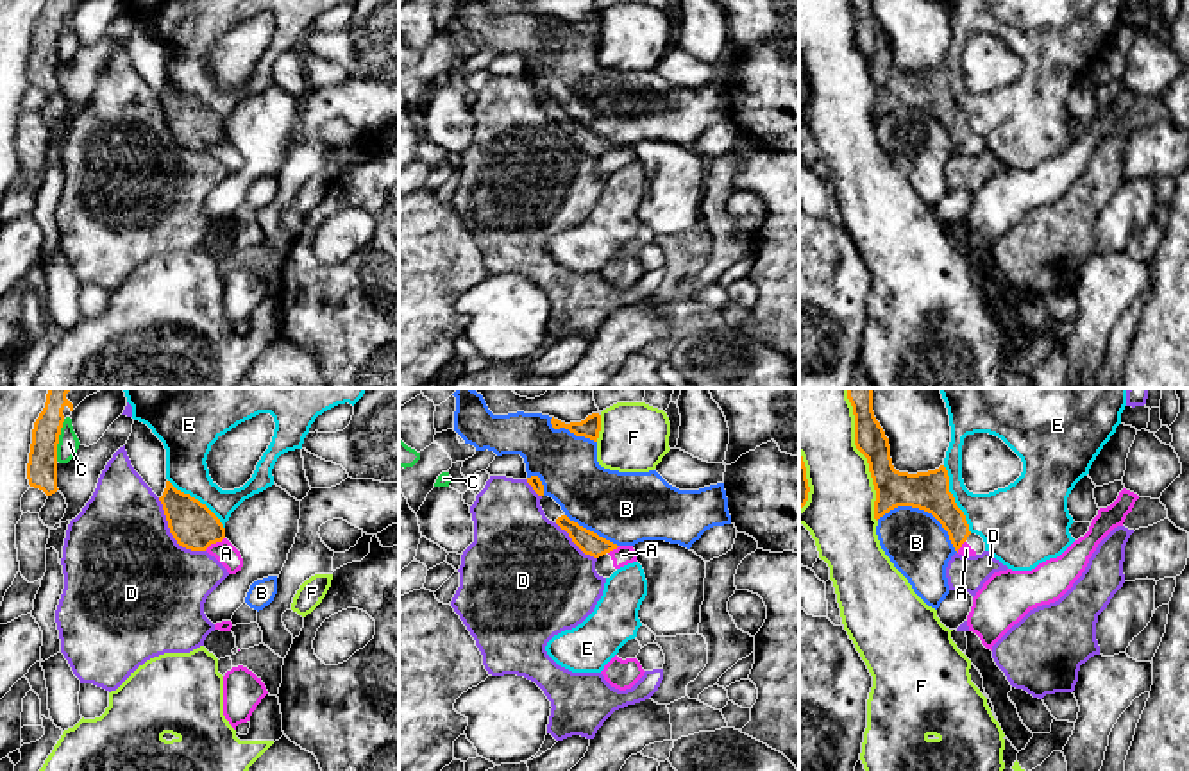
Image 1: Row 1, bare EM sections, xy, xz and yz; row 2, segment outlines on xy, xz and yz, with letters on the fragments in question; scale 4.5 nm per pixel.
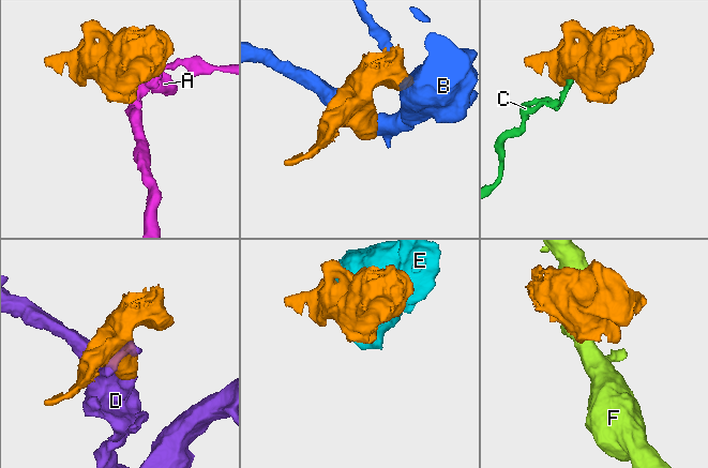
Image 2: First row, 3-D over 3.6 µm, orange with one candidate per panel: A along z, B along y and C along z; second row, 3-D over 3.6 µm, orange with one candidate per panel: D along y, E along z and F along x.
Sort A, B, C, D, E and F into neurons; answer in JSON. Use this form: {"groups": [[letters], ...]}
{"groups": [["A"], ["B"], ["C"], ["D"], ["E"], ["F"]]}

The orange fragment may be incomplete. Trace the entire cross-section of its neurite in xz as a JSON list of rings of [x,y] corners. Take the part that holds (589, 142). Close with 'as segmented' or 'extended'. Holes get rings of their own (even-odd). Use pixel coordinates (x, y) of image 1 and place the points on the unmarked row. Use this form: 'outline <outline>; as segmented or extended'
outline [[[542,95],[540,106],[542,106],[545,116],[549,120],[556,122],[561,129],[565,129],[569,132],[569,136],[572,138],[572,141],[585,154],[599,157],[619,147],[617,143],[613,143],[613,141],[599,136],[597,132],[579,125],[578,122],[570,120],[565,114],[565,111],[561,109],[561,106],[552,97]]]; extended

